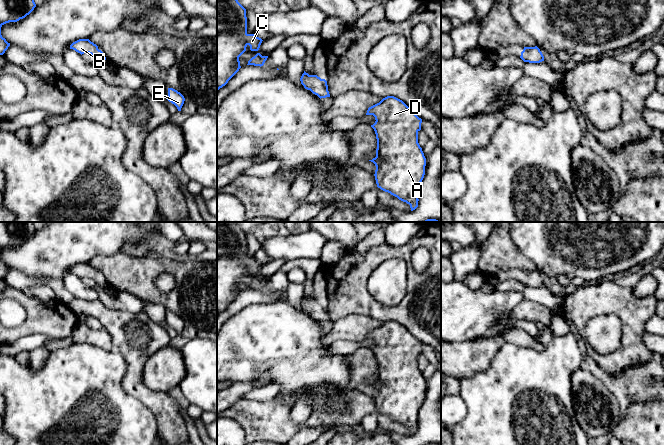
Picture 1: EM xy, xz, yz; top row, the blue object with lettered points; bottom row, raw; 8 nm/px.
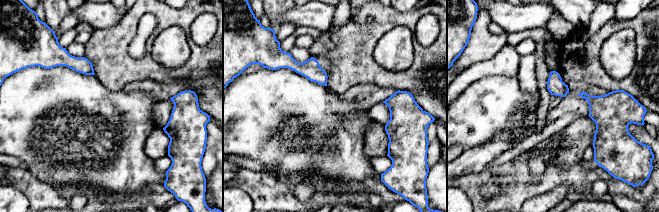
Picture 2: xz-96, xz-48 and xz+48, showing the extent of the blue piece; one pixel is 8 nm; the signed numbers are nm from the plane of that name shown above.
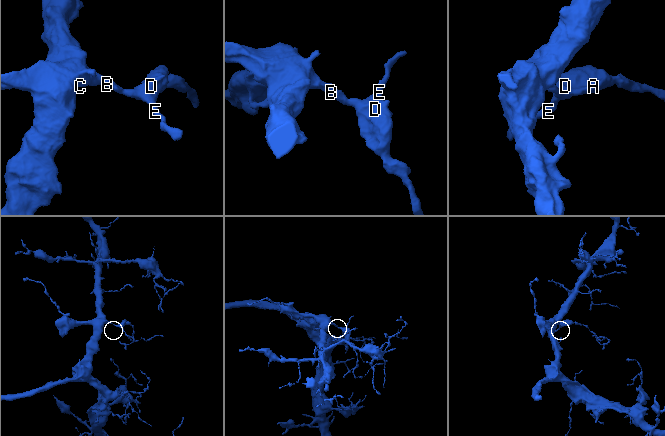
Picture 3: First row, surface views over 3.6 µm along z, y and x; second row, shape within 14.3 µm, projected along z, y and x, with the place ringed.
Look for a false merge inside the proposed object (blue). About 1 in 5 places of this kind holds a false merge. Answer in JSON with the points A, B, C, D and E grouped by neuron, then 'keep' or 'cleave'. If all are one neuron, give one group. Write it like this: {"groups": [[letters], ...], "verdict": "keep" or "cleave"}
{"groups": [["A", "B", "C", "D", "E"]], "verdict": "keep"}

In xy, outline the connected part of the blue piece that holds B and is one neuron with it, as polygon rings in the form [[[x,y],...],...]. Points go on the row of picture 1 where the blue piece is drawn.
[[[79,39],[70,45],[70,49],[75,50],[81,55],[89,53],[96,57],[97,61],[106,60],[104,53],[98,49],[98,46],[89,39]]]

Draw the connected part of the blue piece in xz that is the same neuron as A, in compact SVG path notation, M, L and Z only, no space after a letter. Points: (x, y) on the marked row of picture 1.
M387 96L369 107L366 115L373 115L376 120L371 125L377 139L376 157L369 161L376 166L374 176L377 187L409 204L411 211L415 210L418 207L419 186L426 166L426 158L418 143L422 119L394 96Z

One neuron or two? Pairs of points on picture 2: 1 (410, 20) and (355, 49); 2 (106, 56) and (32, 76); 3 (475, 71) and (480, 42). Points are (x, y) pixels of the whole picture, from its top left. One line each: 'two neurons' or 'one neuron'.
1: one neuron
2: two neurons
3: two neurons

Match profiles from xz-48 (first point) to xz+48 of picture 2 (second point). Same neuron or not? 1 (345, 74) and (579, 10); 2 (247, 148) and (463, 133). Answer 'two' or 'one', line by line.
1: two
2: one

